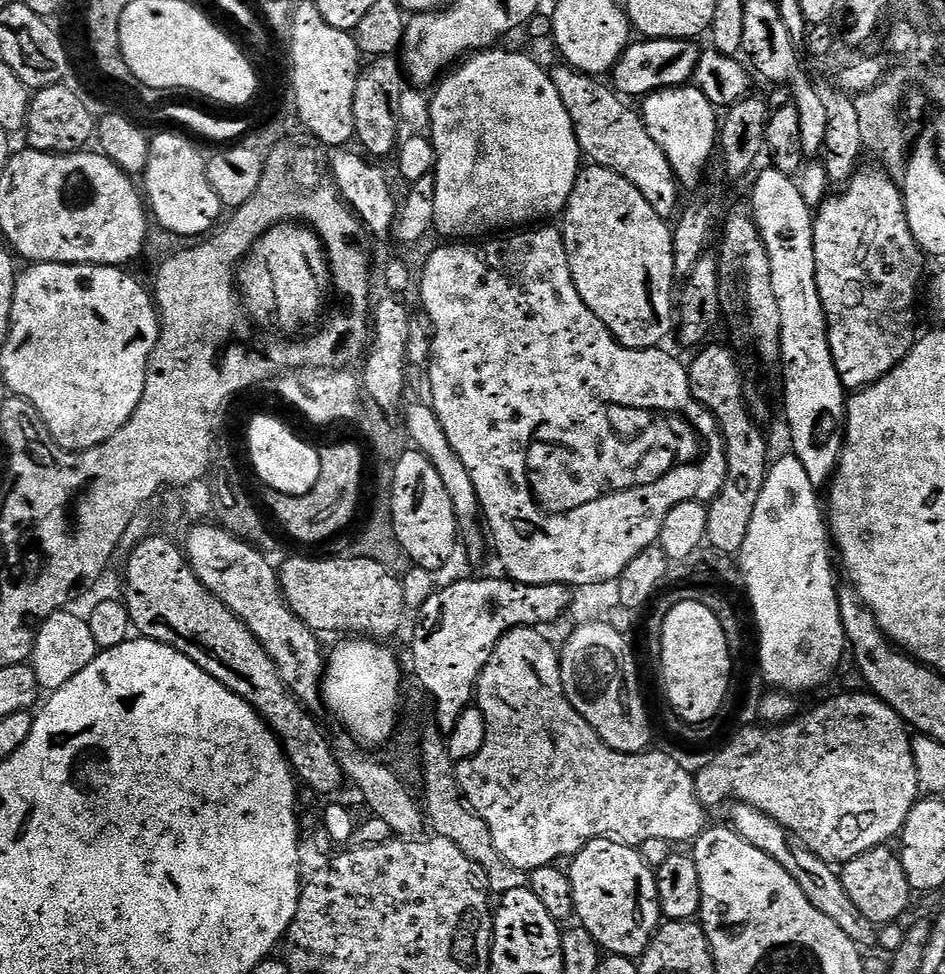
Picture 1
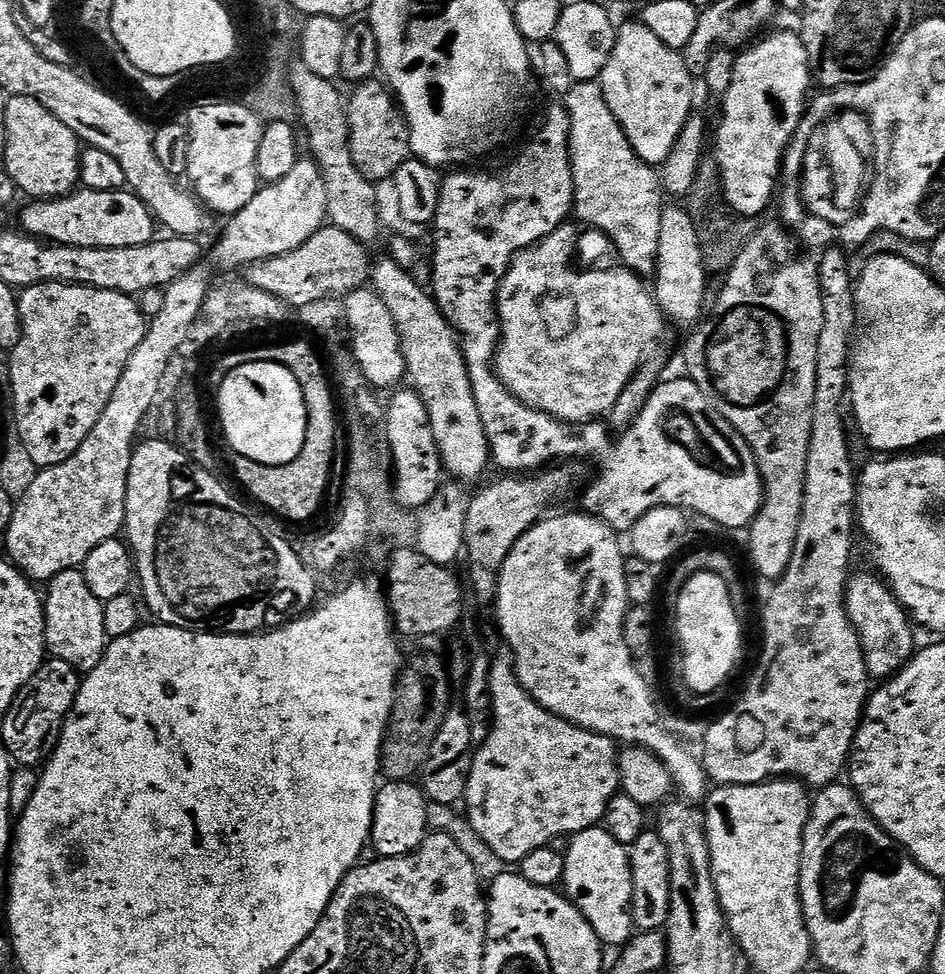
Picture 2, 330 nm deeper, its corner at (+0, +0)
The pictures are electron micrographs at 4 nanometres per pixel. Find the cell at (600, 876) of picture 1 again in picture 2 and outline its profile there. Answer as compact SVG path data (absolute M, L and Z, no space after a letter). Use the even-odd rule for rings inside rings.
M603 826L576 833L567 844L568 852L563 853L563 895L583 914L584 920L596 933L597 940L605 945L627 944L630 939L630 905L633 897L632 873L628 869L625 845L619 844Z

